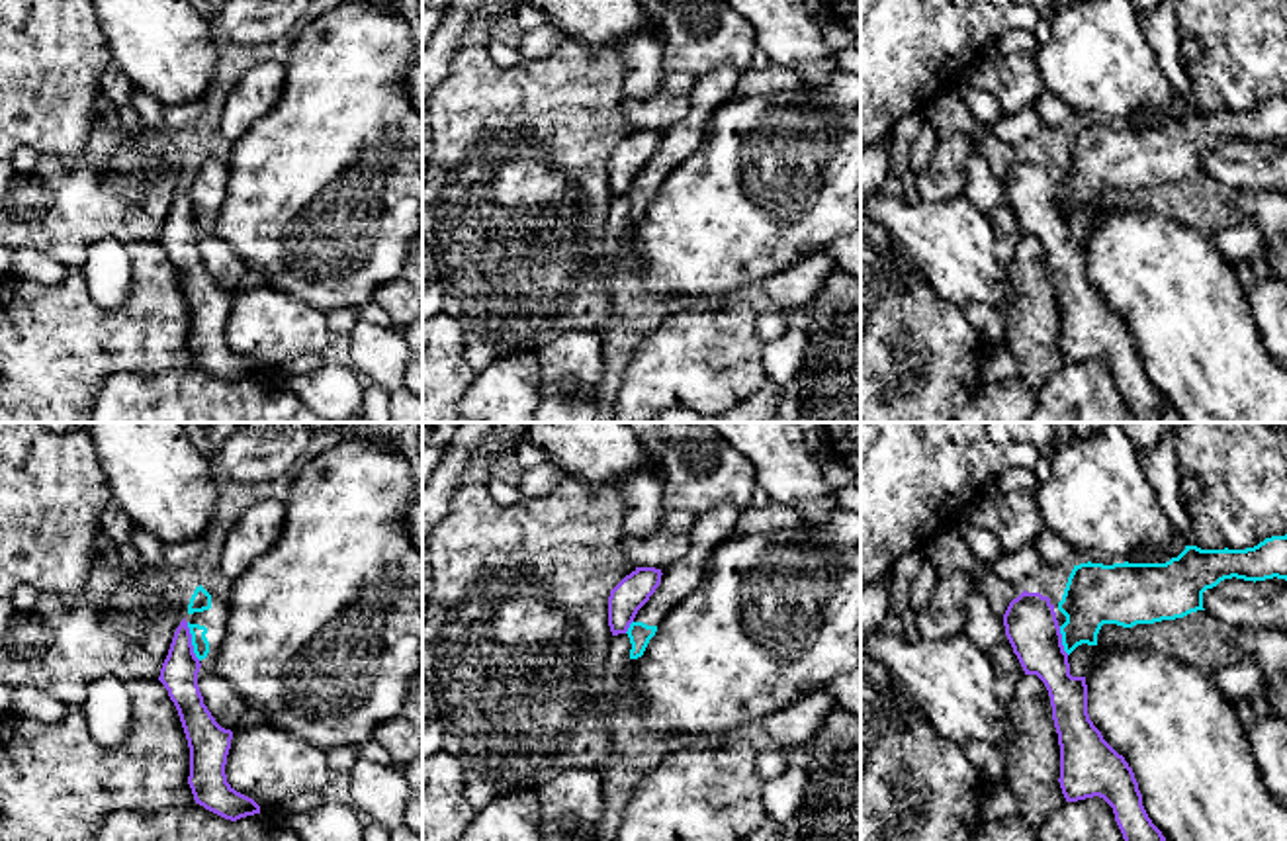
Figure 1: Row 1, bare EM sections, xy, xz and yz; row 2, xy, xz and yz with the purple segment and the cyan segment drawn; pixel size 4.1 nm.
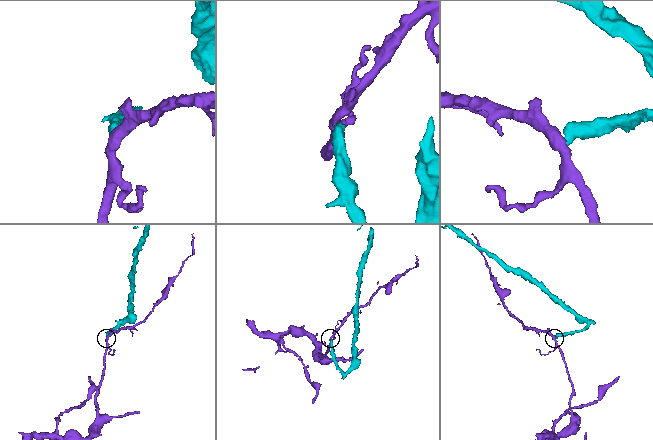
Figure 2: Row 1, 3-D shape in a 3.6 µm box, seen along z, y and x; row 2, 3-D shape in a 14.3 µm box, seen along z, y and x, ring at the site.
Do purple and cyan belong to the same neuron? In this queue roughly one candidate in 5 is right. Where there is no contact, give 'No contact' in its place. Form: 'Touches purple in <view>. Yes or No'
Touches purple in xy. No

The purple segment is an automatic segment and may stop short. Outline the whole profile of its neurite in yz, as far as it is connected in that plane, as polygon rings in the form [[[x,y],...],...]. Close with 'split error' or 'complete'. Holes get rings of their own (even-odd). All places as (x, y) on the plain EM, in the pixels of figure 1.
[[[1023,153],[1003,176],[1005,198],[1025,237],[1037,237],[1050,258],[1060,307],[1060,350],[1066,364],[1103,360],[1136,422],[1160,422],[1166,403],[1152,385],[1132,331],[1087,276],[1086,239],[1072,239],[1054,166]]]; complete

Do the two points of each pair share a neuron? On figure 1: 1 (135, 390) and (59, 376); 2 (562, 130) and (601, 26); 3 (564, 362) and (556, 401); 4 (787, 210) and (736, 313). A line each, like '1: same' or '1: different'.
1: different
2: different
3: same
4: different

